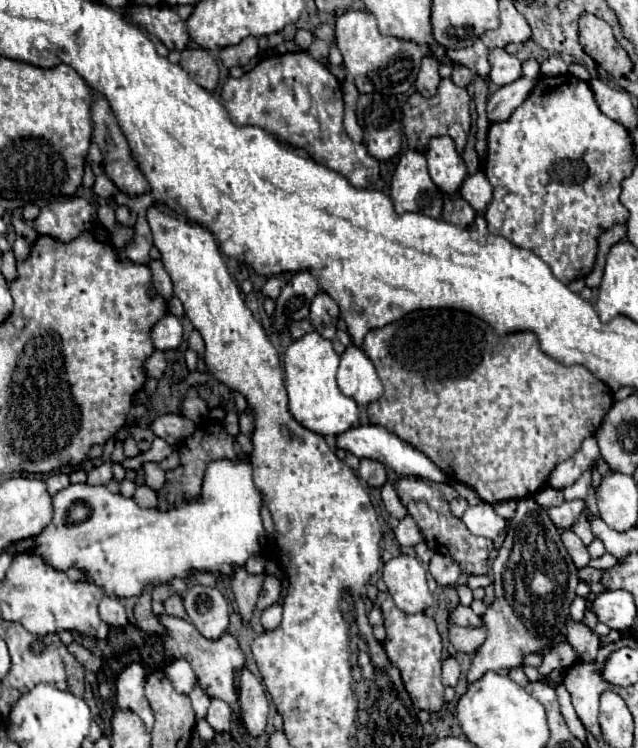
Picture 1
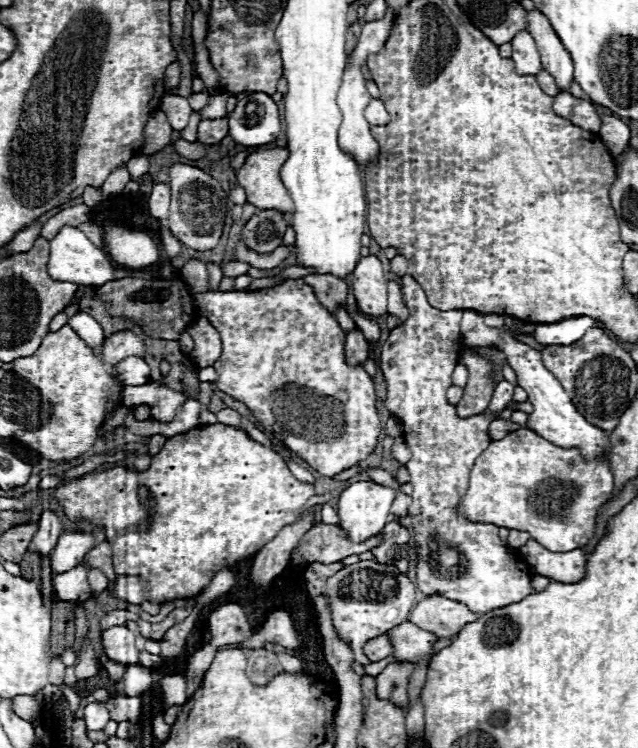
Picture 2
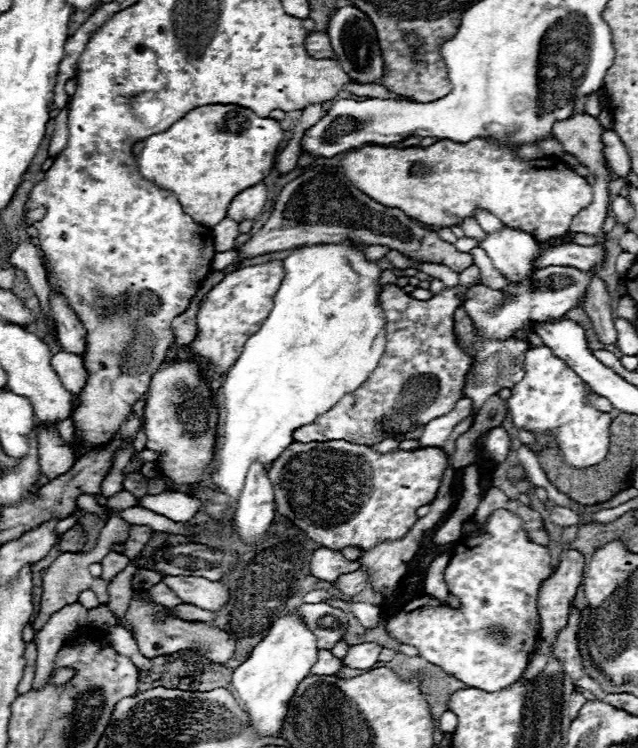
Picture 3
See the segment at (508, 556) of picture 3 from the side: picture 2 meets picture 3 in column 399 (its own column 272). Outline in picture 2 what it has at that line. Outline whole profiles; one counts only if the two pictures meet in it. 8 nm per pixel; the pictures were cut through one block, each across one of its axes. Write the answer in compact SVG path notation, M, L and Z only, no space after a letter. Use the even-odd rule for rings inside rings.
M276 610L268 616L264 626L244 644L244 648L264 648L266 642L276 642L284 648L298 648L302 644L300 634L294 630L294 622L286 610Z

